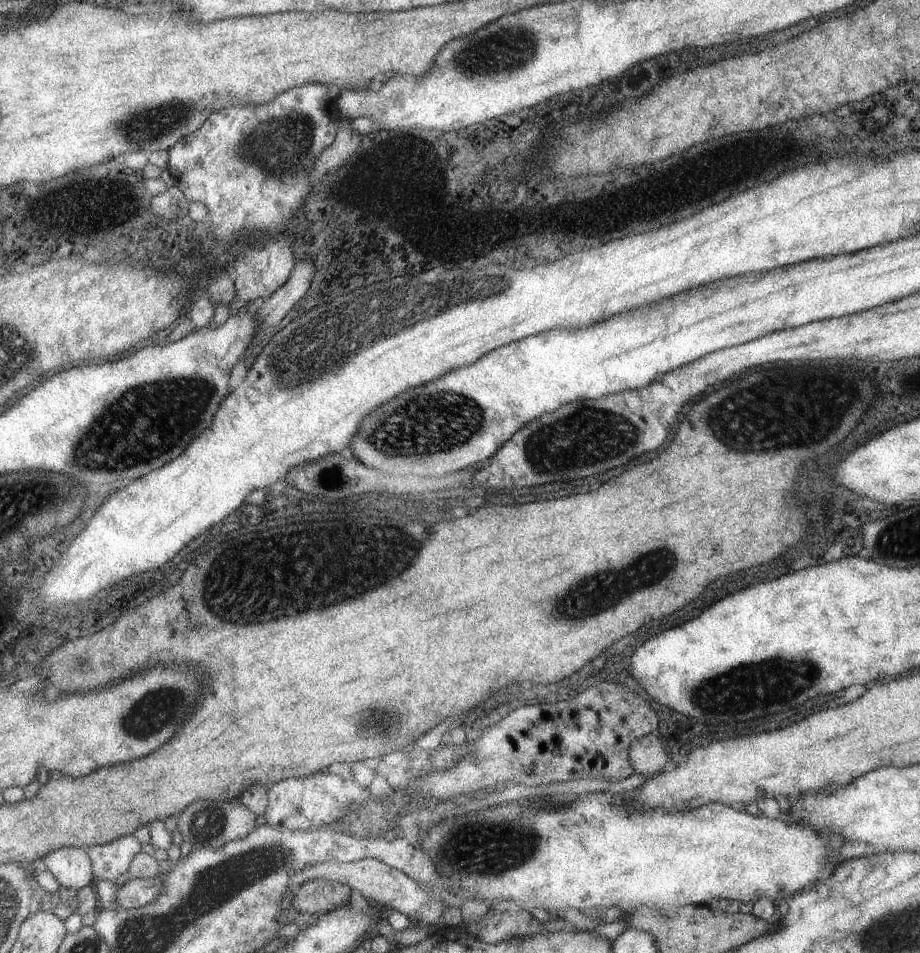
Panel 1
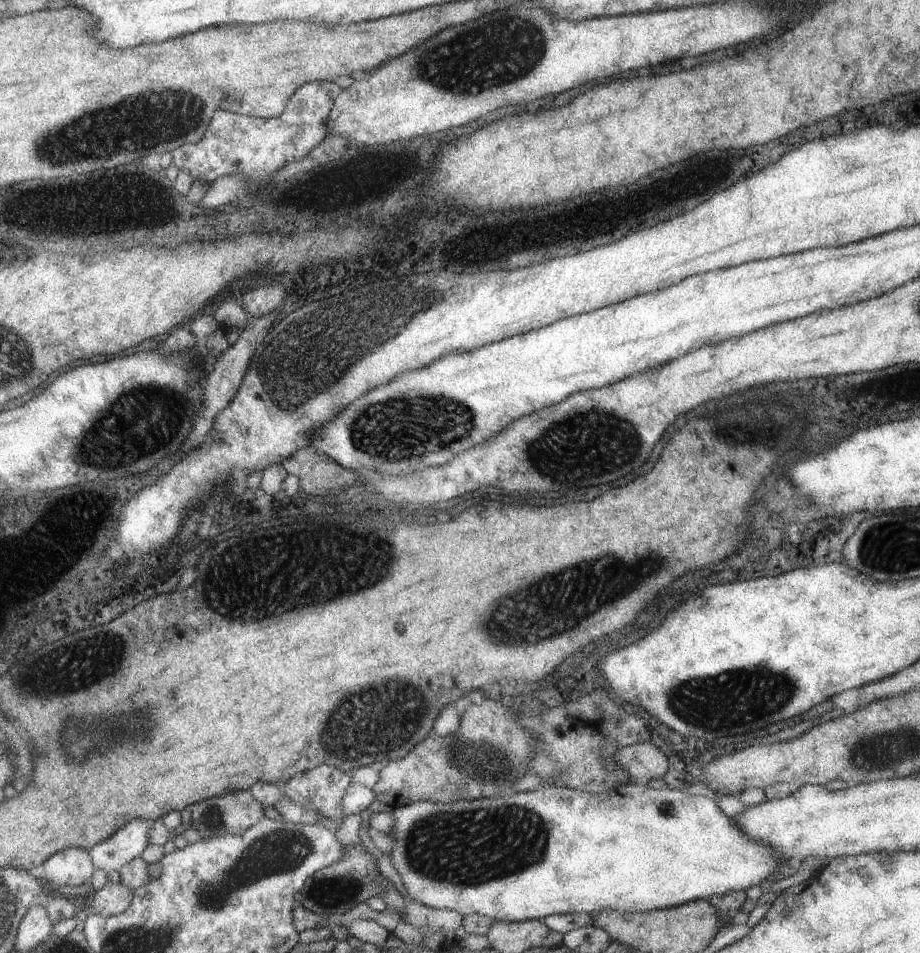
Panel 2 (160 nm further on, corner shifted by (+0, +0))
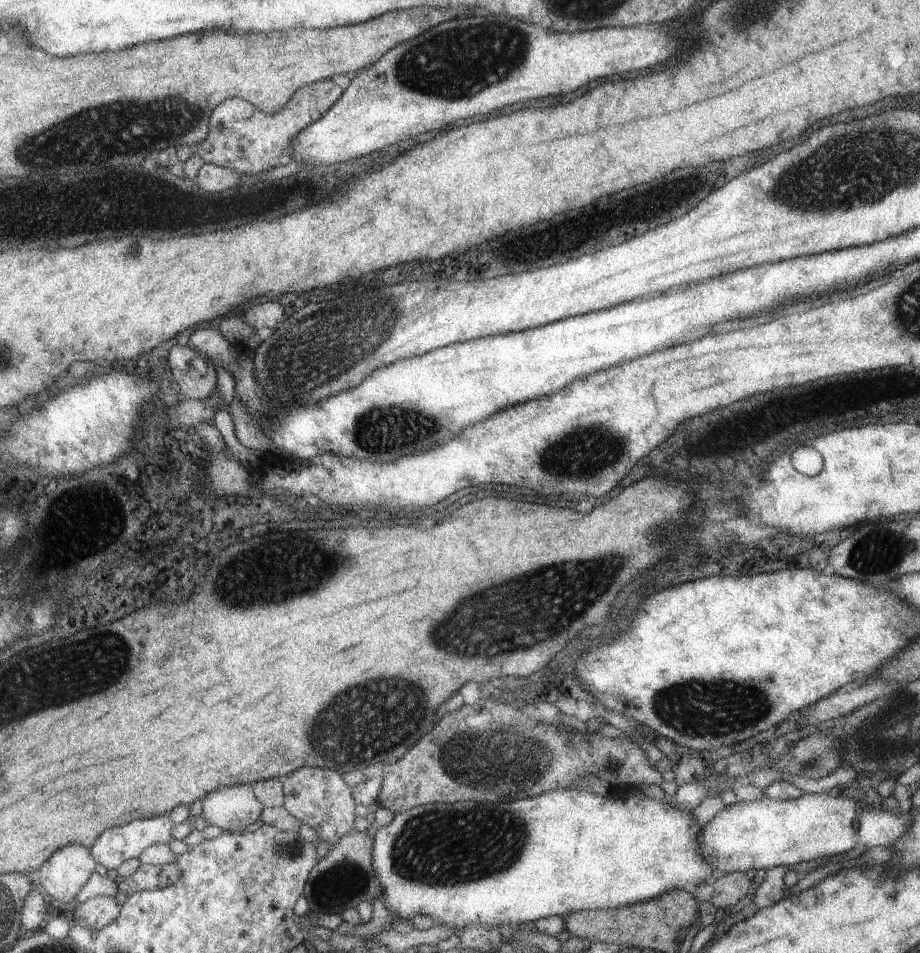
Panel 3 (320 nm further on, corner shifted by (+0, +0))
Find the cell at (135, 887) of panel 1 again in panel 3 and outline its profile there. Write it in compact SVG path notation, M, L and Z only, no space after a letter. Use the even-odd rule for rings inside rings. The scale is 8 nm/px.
M91 897L82 903L74 902L74 909L69 914L74 923L85 920L94 933L115 920L120 908L111 897Z

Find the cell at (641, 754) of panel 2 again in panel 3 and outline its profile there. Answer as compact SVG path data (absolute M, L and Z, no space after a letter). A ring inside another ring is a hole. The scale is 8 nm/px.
M489 693L487 694L486 701L483 699L476 700L472 705L466 705L463 703L456 711L444 714L441 718L437 718L435 721L437 724L431 728L429 734L425 734L419 742L413 745L399 760L392 762L391 764L384 764L382 768L382 783L379 794L375 800L375 804L381 808L387 808L389 812L394 814L401 811L409 810L417 805L428 804L441 804L441 803L455 803L457 800L479 800L482 803L505 803L509 801L516 801L517 799L531 798L540 795L547 791L554 791L557 789L581 789L586 788L588 784L588 776L593 776L600 780L600 782L607 786L632 786L637 787L639 784L654 784L655 786L661 784L661 773L655 768L649 766L647 757L643 750L639 749L639 746L634 741L628 739L625 734L619 737L609 738L599 735L599 733L581 733L579 731L562 731L551 725L546 725L537 721L530 714L523 713L519 709L512 708L507 703L500 703L500 701L494 701L489 699Z

